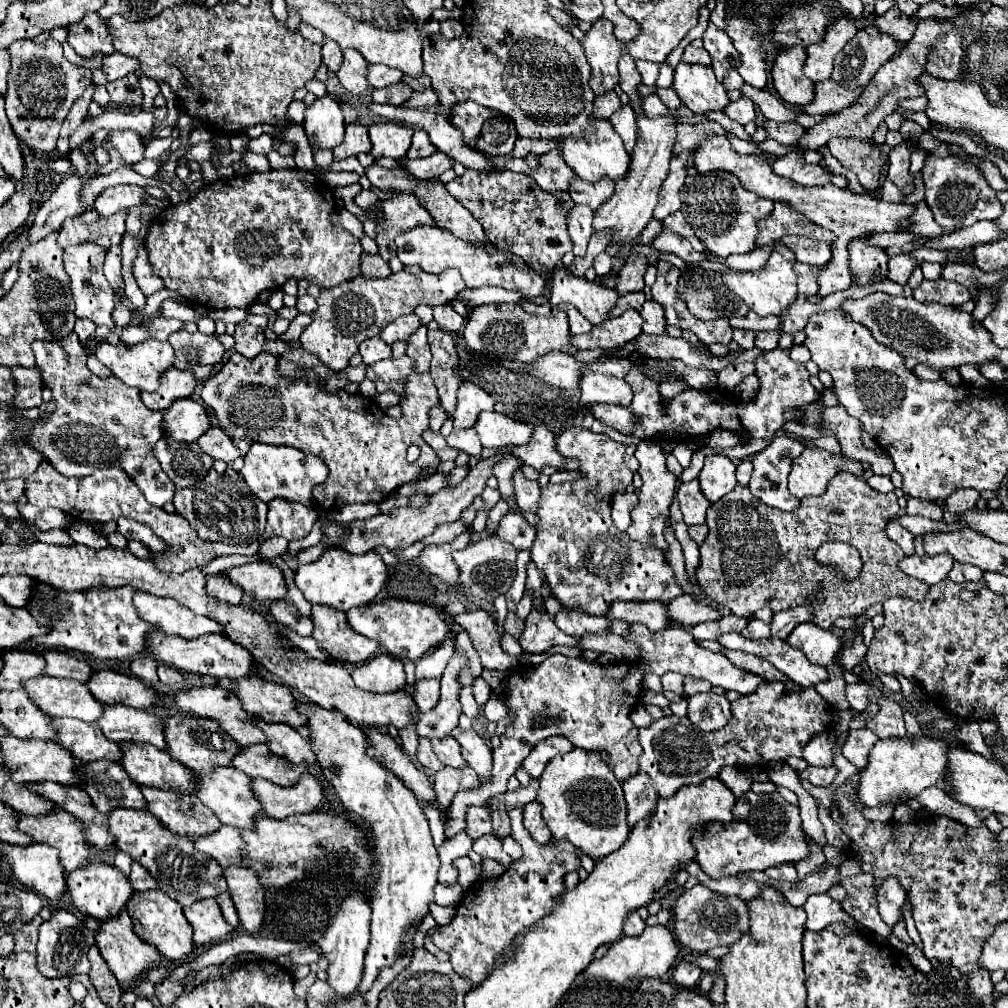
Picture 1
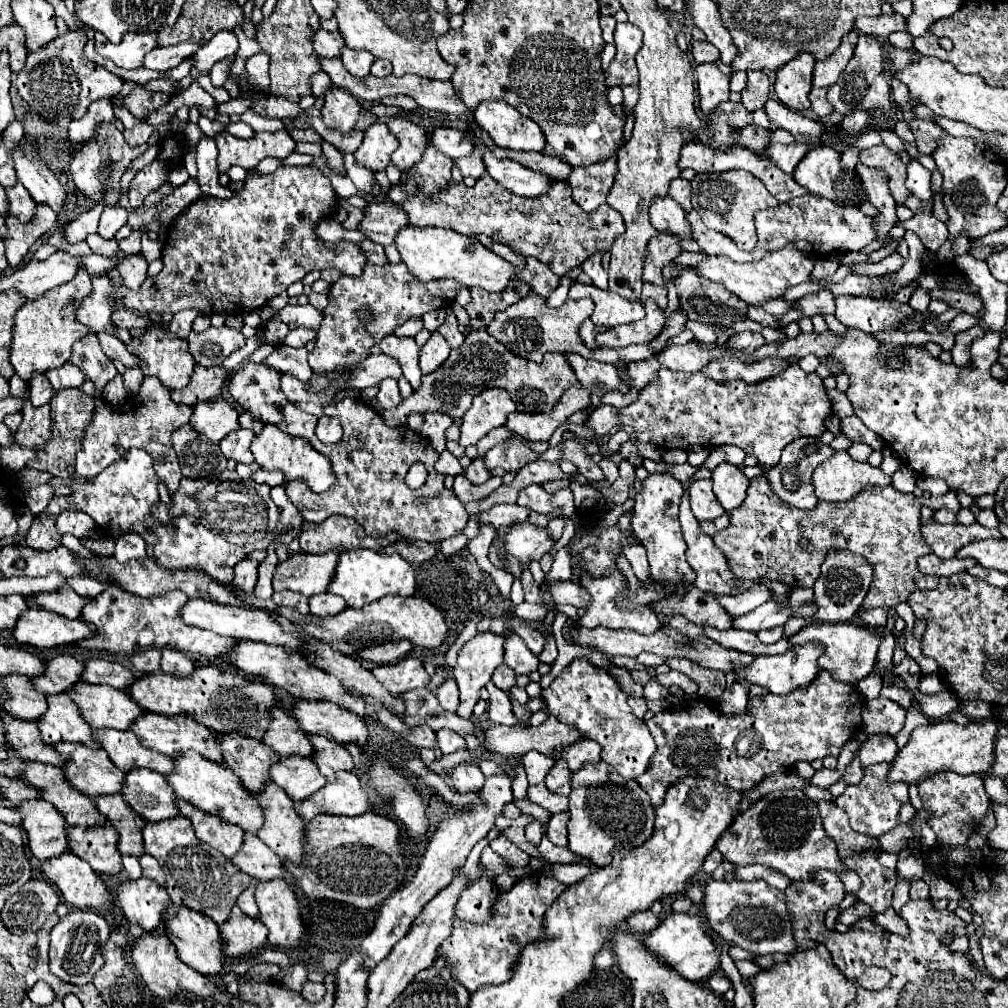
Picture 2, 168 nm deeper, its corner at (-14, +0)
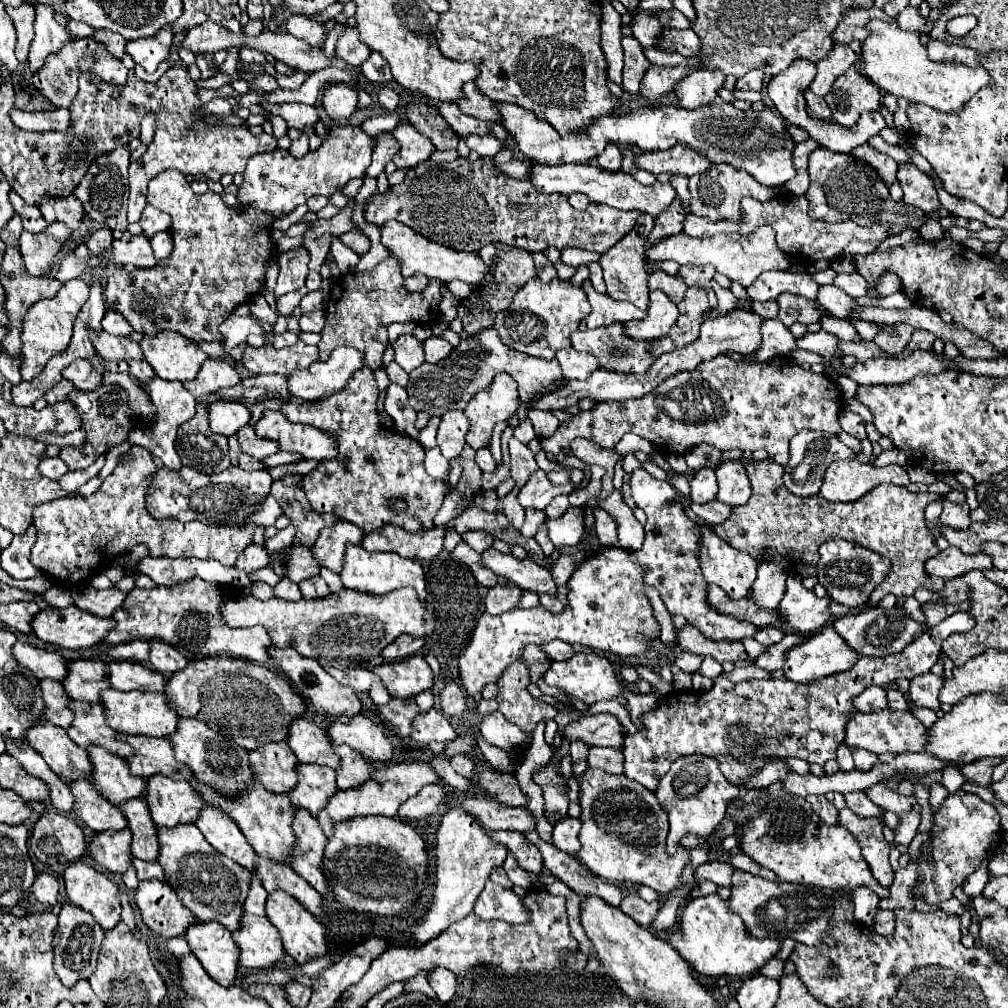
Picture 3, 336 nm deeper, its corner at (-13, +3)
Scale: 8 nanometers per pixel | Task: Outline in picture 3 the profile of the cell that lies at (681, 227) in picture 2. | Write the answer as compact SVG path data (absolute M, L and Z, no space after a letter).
M533 163L533 167L529 169L529 183L535 187L537 193L561 193L561 195L585 193L593 203L605 203L609 207L623 209L623 211L639 209L653 217L657 217L661 211L665 211L677 197L671 183L655 181L653 185L641 185L639 181L635 181L631 175L627 175L623 171L609 173L609 171L601 171L599 167L589 165L589 163L569 163L569 165L553 165L553 167Z

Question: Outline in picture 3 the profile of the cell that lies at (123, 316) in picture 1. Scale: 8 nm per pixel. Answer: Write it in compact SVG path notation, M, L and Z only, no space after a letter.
M111 309L105 313L101 325L111 335L131 335L133 333L133 327L125 321L125 317L117 311L111 311Z

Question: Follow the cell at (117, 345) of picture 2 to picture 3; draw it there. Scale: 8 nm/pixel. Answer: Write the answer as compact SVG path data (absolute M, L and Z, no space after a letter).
M129 359L127 361L129 363L129 373L131 375L135 375L139 381L143 381L143 383L147 383L155 373L153 373L153 369L151 369L151 365L145 361L145 359L141 359L141 361L137 361L137 359Z

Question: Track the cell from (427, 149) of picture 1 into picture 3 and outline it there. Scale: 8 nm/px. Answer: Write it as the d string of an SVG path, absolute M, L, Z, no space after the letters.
M465 135L465 137L461 137L465 143L467 143L467 147L471 149L471 151L477 151L481 157L493 157L497 151L501 151L503 147L501 147L501 143L497 143L497 139L493 139L491 135L487 135L487 137L479 137L479 135Z

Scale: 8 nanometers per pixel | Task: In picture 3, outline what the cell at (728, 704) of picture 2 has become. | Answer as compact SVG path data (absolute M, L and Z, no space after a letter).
M793 633L785 635L785 637L781 639L781 643L769 647L767 653L763 653L763 655L755 661L755 665L757 665L759 669L765 669L765 671L781 669L781 655L785 655L785 651L787 651L789 647L793 647L793 643L797 643L797 639L803 639L803 637L801 637L801 635L793 635Z

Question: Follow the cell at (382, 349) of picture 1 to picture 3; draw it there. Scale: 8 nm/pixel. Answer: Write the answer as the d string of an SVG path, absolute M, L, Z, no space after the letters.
M399 335L393 343L391 343L395 357L393 361L399 363L407 373L411 373L415 367L423 365L423 347L421 341L413 335Z

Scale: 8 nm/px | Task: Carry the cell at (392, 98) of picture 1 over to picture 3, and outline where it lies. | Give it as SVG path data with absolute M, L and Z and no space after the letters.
M377 87L377 97L381 107L387 111L395 111L399 107L399 95L389 87Z

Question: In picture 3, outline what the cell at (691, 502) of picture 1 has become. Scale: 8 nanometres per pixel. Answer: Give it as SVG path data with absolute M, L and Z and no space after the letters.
M711 467L695 471L695 475L689 481L689 485L691 485L691 501L693 503L705 505L709 501L715 501L717 481L715 481L715 473L713 473Z

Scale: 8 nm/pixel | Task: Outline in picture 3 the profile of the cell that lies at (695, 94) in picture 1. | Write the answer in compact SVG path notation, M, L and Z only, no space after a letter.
M697 69L689 73L677 85L677 97L679 97L681 107L697 109L701 105L709 105L717 97L723 83L725 83L725 75L721 71Z

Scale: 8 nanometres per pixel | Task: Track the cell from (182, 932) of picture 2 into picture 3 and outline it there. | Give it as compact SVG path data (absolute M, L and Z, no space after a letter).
M193 923L185 931L185 939L191 947L191 953L201 961L203 969L221 985L231 985L235 981L235 971L237 971L237 945L231 939L231 933L221 927L221 923Z

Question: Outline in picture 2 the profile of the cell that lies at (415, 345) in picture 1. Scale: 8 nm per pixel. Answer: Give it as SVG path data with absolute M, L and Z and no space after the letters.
M434 332L430 336L430 340L420 348L420 370L422 374L430 374L432 370L436 370L450 354L450 346L448 342Z

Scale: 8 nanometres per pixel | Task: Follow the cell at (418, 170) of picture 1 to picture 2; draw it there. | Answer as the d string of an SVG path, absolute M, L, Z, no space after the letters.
M472 154L468 158L460 158L460 160L454 160L454 164L460 168L462 176L472 176L474 180L486 176L486 166L482 162L482 156L480 154Z

